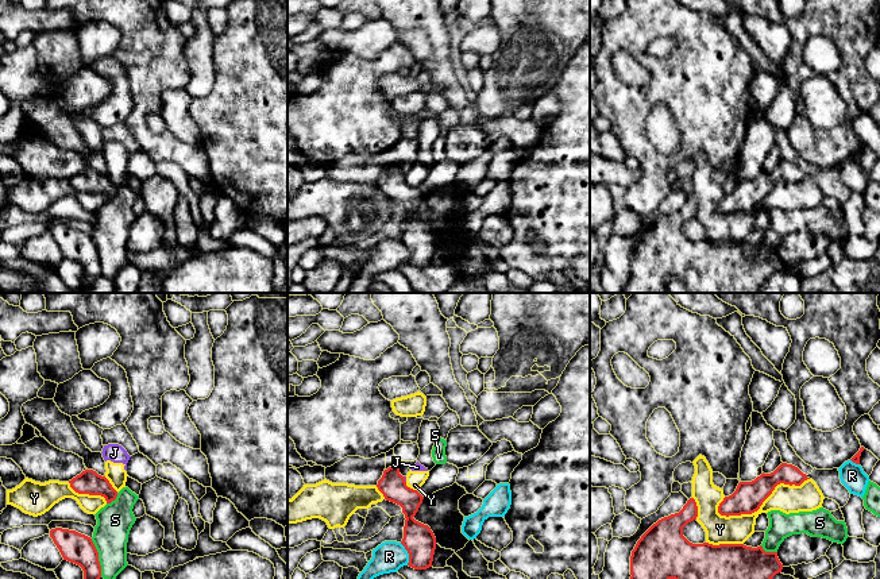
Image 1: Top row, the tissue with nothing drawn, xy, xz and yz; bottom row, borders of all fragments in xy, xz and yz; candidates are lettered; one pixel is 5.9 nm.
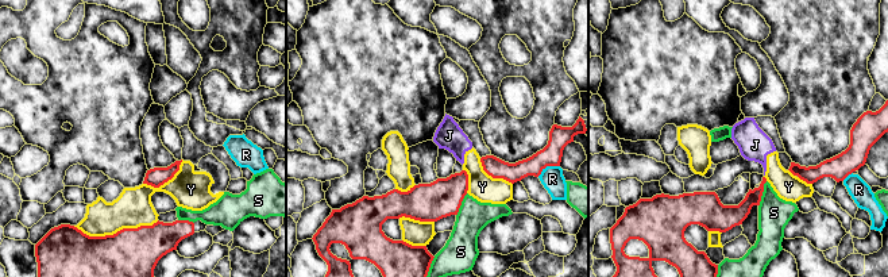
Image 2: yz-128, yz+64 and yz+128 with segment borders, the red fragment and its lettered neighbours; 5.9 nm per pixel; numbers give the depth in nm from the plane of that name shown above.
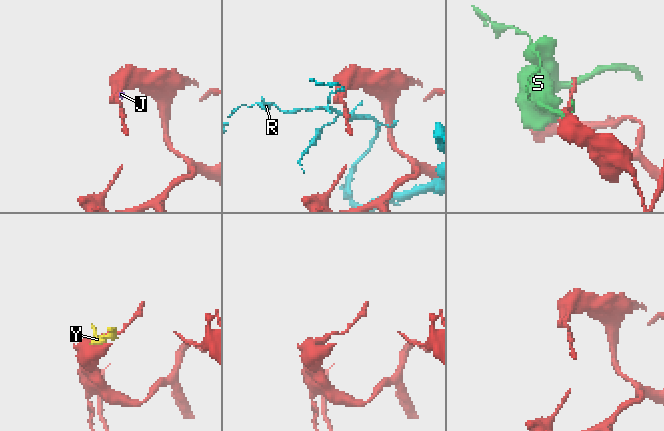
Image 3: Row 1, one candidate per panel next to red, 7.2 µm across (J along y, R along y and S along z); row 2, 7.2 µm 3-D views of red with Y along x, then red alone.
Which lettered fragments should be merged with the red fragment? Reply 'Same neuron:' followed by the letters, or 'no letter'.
Same neuron: no letter

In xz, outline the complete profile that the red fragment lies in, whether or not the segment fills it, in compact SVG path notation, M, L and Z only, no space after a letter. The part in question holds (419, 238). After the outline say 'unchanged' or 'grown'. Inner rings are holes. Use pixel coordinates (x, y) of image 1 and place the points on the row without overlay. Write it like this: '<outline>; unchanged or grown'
M395 162L385 167L377 185L386 198L400 202L405 212L406 217L401 242L409 251L408 263L414 267L427 267L432 265L436 235L428 223L413 216L424 194L417 188L406 184L405 174L400 171L400 165Z; unchanged

